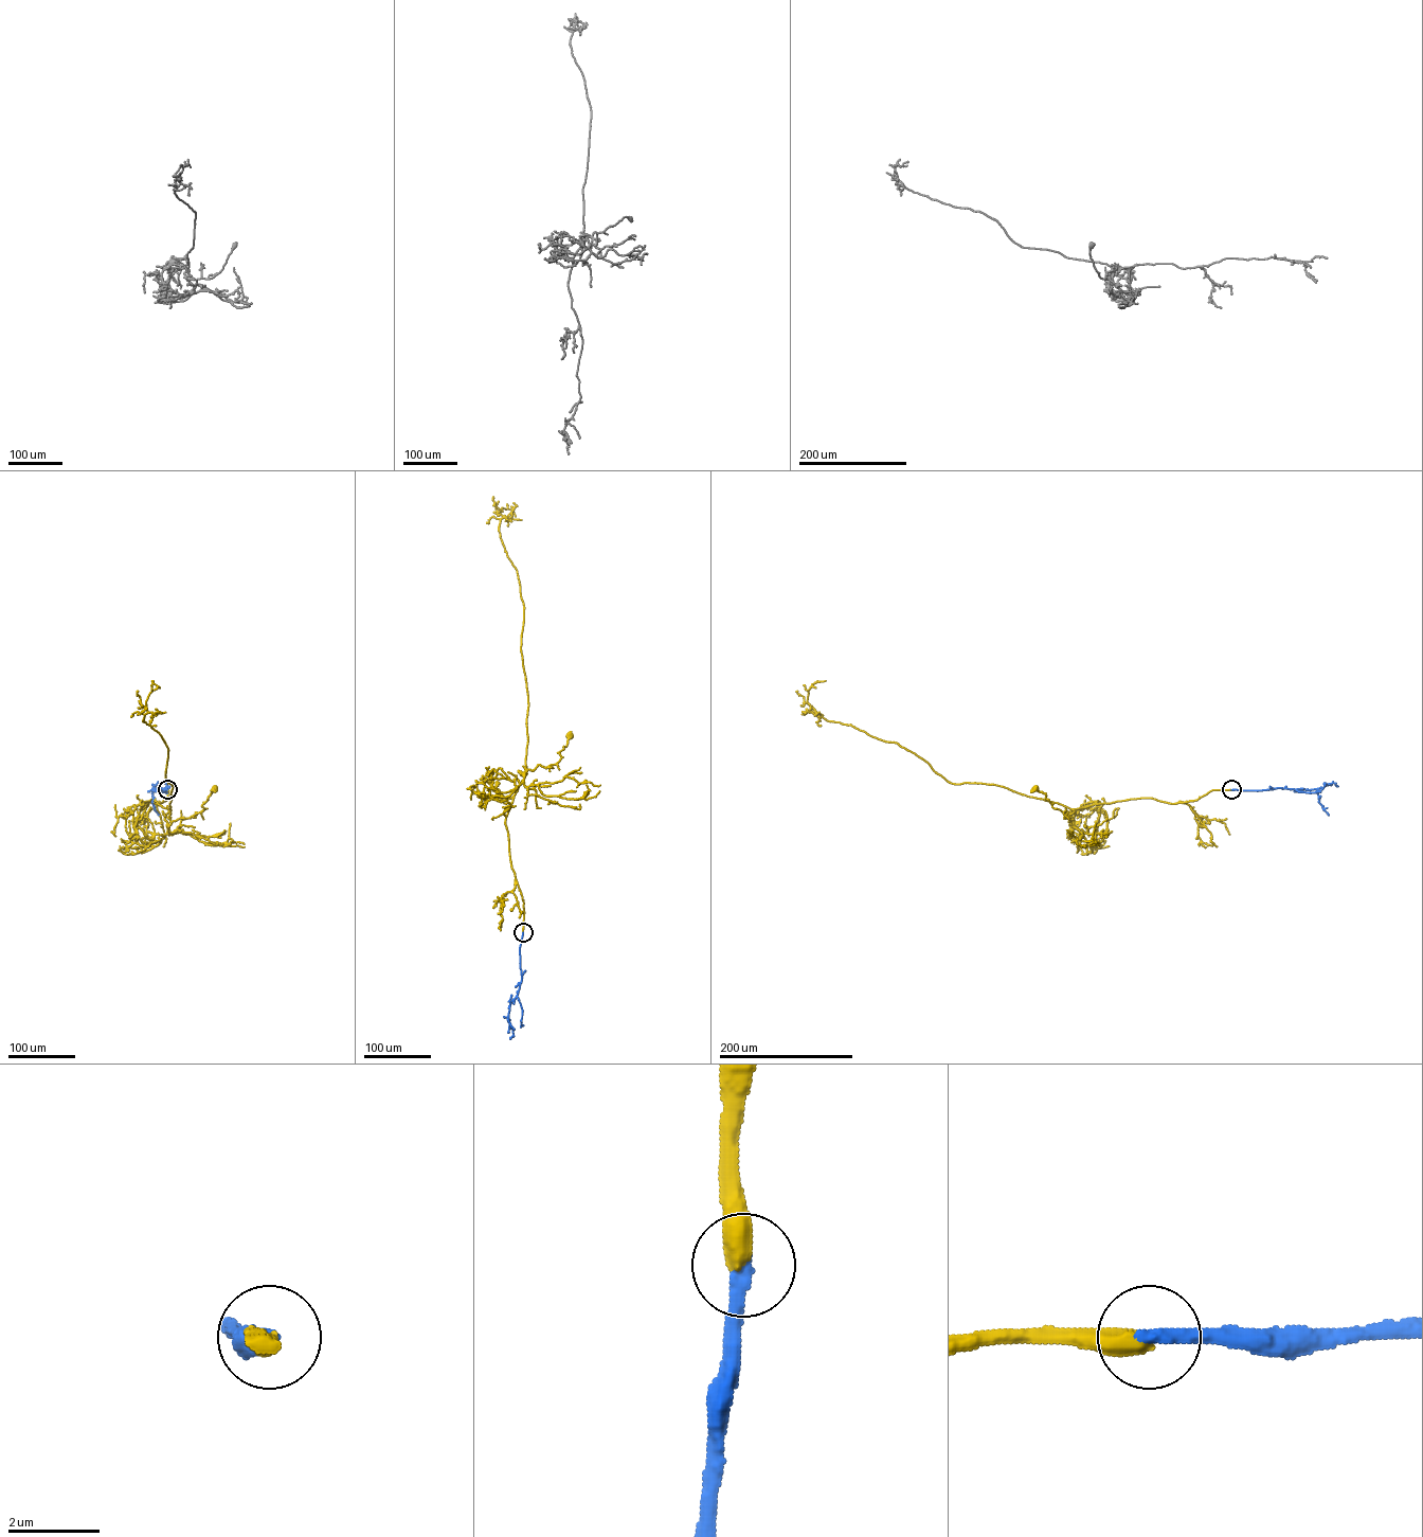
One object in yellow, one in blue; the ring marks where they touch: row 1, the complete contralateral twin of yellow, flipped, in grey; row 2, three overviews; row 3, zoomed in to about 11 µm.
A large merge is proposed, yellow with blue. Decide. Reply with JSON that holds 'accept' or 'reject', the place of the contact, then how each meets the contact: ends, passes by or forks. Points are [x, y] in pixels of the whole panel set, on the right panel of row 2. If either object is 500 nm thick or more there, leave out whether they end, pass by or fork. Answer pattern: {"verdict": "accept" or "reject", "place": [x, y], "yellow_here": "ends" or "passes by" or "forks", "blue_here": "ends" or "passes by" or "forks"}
{"verdict": "accept", "place": [1231, 789], "yellow_here": "ends", "blue_here": "ends"}

